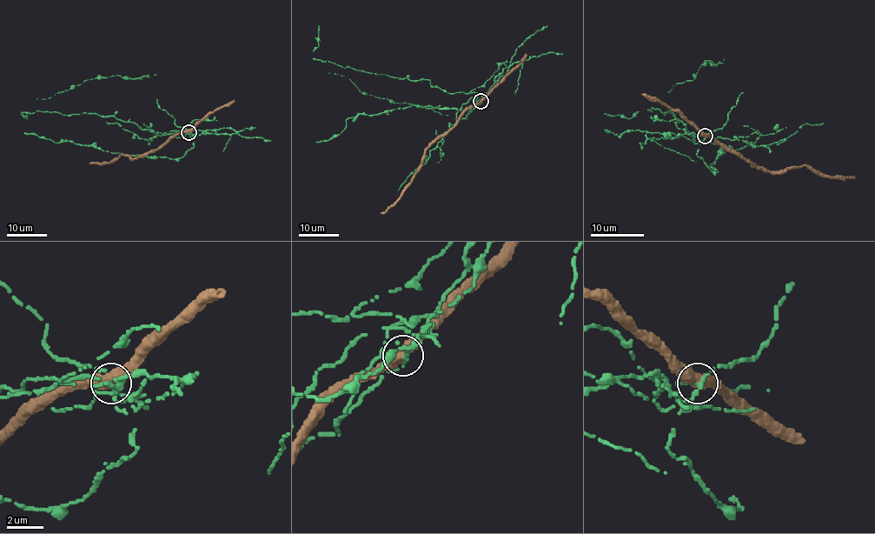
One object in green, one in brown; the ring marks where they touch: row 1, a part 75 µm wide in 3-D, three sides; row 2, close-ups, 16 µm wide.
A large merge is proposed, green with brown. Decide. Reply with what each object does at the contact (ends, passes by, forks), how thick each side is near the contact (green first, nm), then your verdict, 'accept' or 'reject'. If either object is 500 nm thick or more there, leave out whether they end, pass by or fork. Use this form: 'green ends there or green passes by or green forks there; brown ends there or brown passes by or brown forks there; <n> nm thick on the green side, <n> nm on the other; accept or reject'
green forks there; brown passes by; 180 nm thick on the green side, 460 nm on the other; reject

